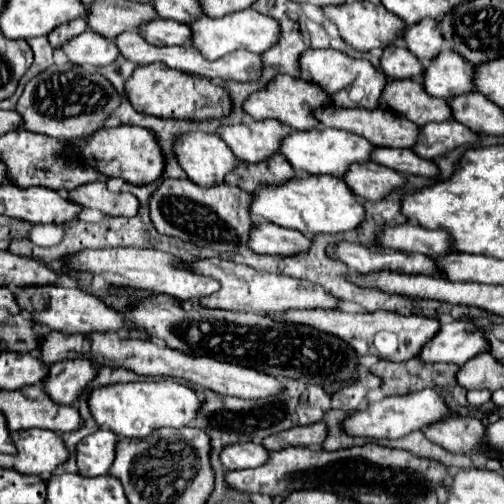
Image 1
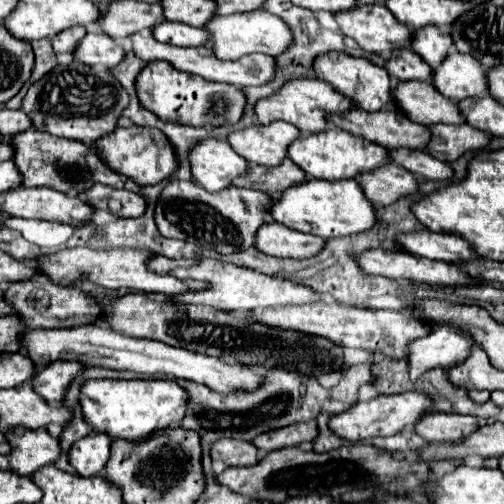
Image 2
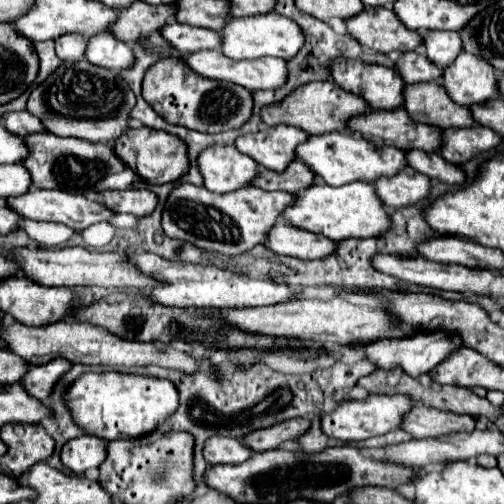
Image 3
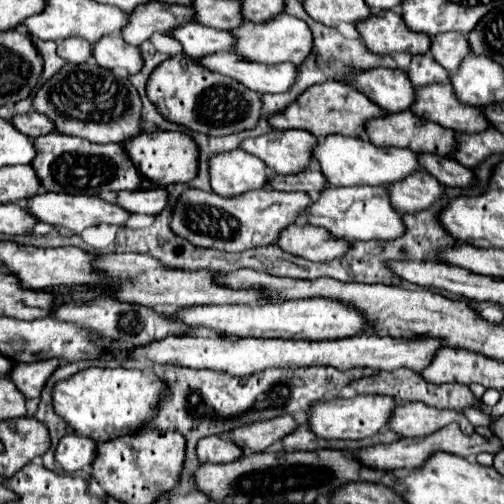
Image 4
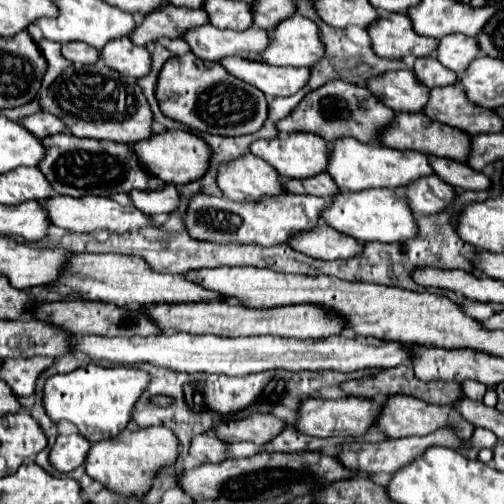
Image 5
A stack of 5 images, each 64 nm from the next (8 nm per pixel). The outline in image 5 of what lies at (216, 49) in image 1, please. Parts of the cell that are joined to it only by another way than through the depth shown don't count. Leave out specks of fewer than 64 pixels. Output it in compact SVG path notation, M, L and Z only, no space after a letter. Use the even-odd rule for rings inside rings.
M296 14L280 22L280 26L276 26L270 34L272 34L272 44L260 54L260 60L268 64L312 68L312 64L318 64L324 58L324 42L320 40L320 30L316 28L316 22L312 22L310 18Z

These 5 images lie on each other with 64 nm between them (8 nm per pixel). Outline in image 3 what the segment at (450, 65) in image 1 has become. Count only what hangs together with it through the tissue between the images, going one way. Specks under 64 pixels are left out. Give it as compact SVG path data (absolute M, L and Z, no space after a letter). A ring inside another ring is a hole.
M462 52L452 66L448 66L442 74L444 88L450 98L460 106L482 104L484 100L500 98L496 70L480 56L472 56Z

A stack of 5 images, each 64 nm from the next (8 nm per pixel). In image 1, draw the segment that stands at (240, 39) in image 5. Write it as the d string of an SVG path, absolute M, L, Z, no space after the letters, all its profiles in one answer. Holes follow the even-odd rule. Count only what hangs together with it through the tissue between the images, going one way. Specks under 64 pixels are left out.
M156 18L144 24L140 32L154 46L180 46L192 42L192 30L188 24L180 24L164 18Z

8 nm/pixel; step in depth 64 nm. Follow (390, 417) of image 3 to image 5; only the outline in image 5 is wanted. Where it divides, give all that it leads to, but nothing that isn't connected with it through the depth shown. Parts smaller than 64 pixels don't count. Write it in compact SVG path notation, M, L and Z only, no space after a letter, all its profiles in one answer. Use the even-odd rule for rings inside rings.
M306 398L298 406L298 420L294 428L308 436L328 438L328 436L362 436L372 422L376 420L378 404L374 400L366 398L336 398L336 400L324 400L324 398Z

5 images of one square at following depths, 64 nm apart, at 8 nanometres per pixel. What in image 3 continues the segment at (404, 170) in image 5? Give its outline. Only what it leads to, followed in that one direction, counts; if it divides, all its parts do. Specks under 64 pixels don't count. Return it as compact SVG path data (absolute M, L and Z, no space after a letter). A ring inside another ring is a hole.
M328 132L320 136L310 136L308 142L296 148L296 158L308 164L316 176L320 176L330 186L344 186L356 180L376 182L382 176L396 176L408 166L406 152L392 146L374 146L362 136L354 136L348 132Z

